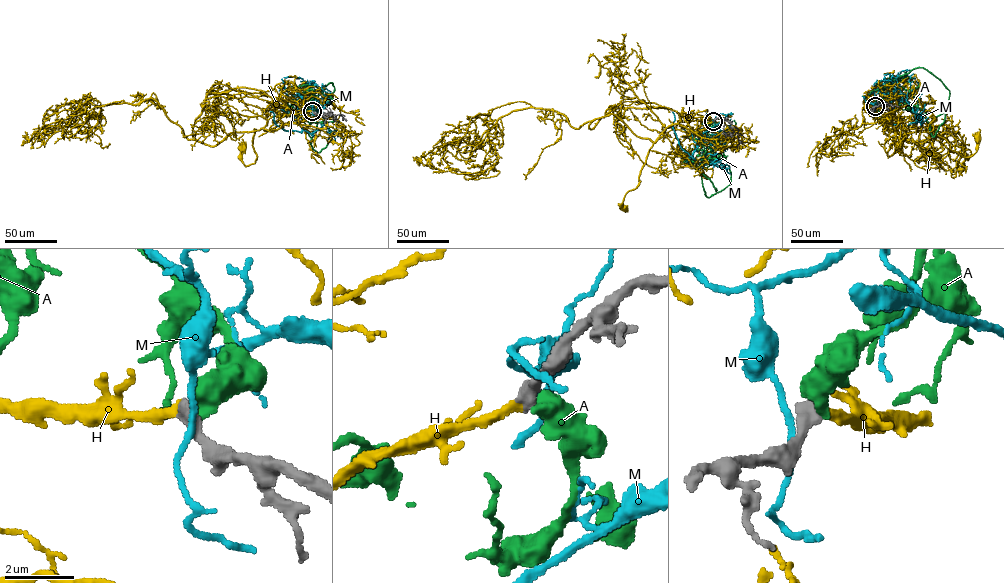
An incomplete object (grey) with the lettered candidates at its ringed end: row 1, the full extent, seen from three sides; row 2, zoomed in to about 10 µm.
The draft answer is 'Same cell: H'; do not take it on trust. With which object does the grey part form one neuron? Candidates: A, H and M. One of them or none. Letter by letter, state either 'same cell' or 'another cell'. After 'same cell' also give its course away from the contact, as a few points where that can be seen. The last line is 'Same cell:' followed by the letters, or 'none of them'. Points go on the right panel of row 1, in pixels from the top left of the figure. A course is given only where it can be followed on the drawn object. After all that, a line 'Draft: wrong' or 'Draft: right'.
A: another cell
H: same cell; it runs (875, 106), (888, 95), (870, 103), (888, 131), (923, 126), (943, 137), (963, 156), (975, 152), (978, 137)
M: another cell
Same cell: H
Draft: right

